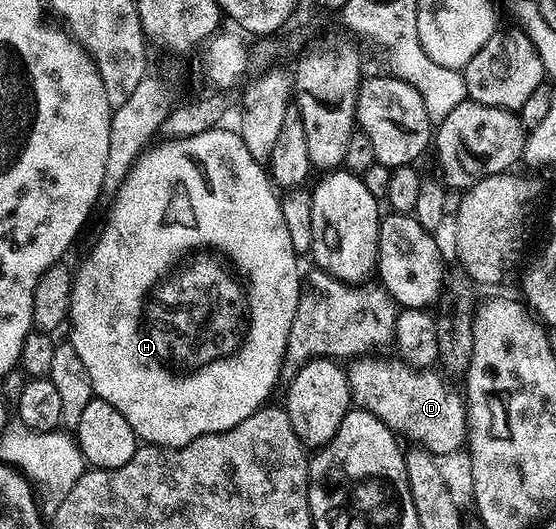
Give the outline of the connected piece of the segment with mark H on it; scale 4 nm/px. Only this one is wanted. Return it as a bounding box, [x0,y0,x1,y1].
[68,128,304,446]

